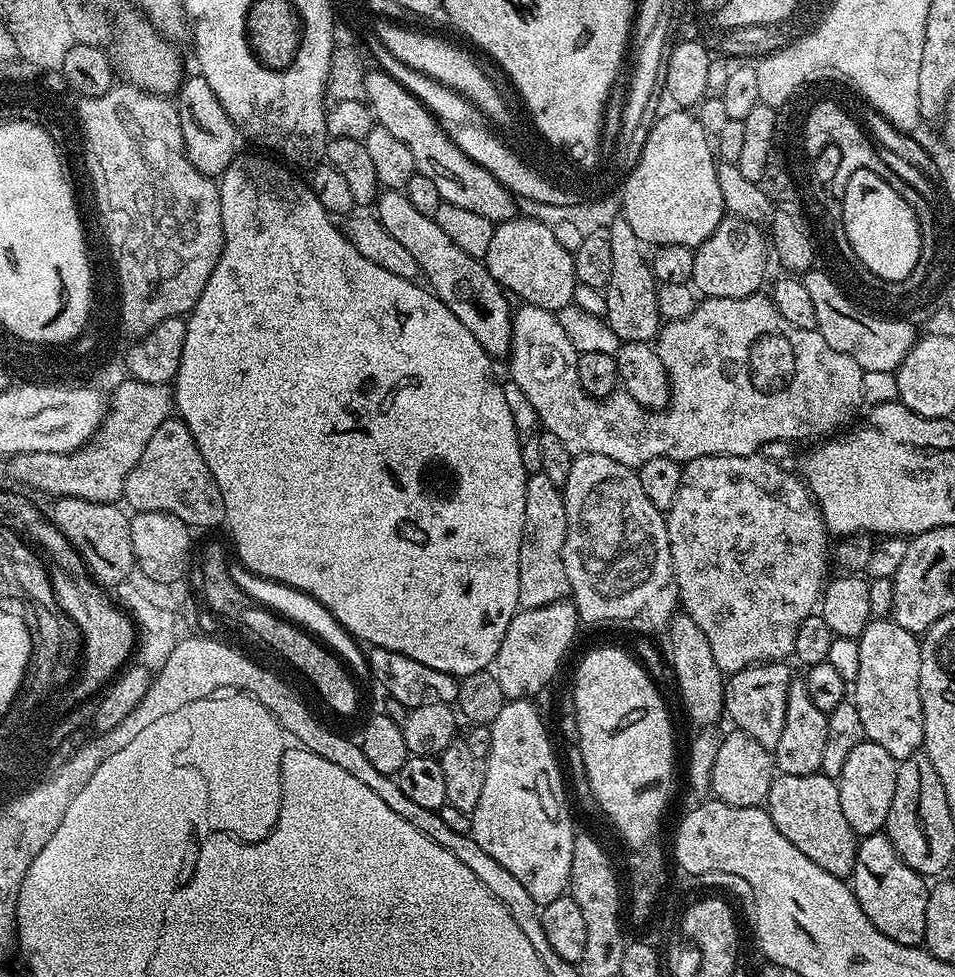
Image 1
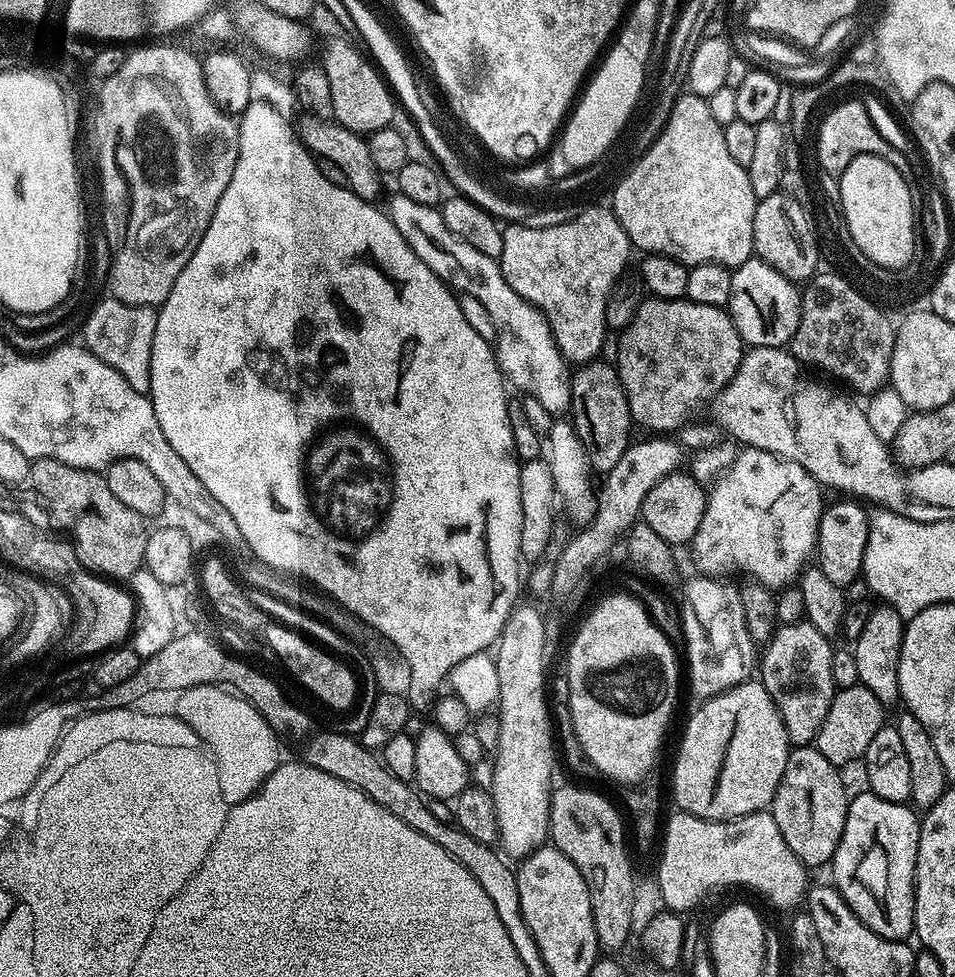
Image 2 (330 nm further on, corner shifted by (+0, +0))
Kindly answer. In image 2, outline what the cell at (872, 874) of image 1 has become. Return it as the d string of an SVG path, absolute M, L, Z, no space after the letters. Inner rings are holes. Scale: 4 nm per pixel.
M871 790L863 791L857 796L855 793L848 801L846 826L838 842L838 850L830 861L833 876L831 879L834 881L834 887L840 891L842 898L850 906L850 910L854 910L854 914L858 914L860 921L870 926L870 930L874 930L874 934L887 940L907 941L913 935L916 926L914 906L916 905L916 859L920 820L908 804L886 802L886 798L878 798Z

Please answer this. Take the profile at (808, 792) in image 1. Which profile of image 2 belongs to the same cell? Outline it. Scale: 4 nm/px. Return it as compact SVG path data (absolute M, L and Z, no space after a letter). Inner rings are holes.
M796 746L789 751L786 770L774 794L770 811L790 850L809 869L827 865L838 850L846 826L850 792L844 789L841 769L829 762L815 746Z

